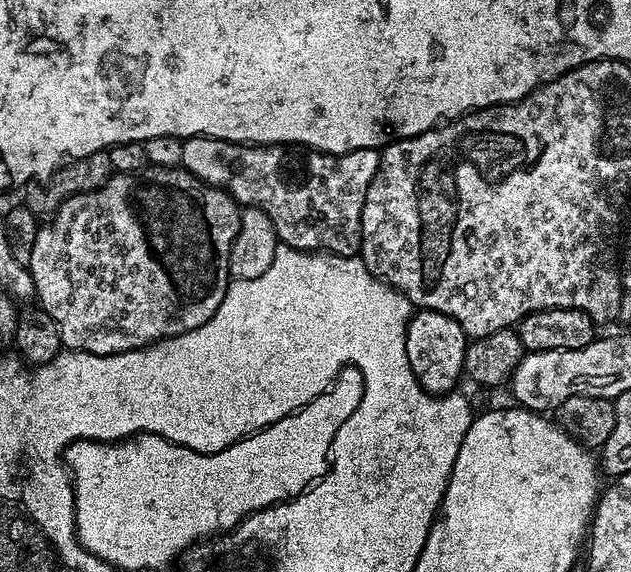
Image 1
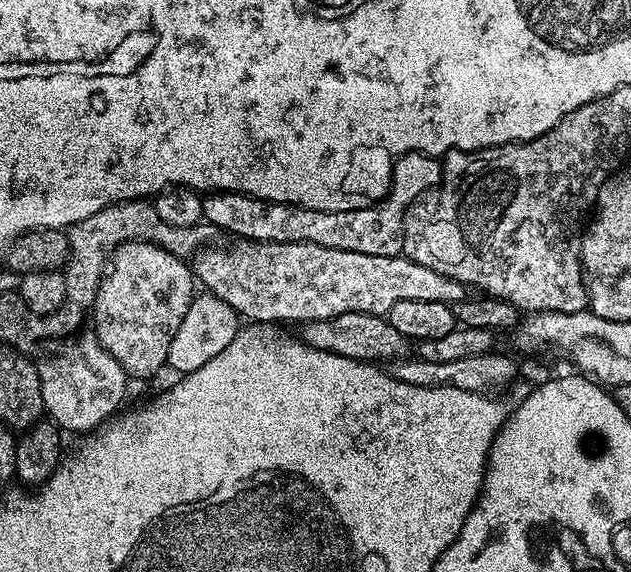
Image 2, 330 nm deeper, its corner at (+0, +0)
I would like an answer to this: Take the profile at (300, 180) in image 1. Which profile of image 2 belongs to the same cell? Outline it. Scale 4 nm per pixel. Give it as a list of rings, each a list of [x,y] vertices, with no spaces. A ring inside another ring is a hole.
[[[407,152],[397,156],[393,164],[396,165],[392,168],[392,185],[388,188],[388,197],[385,200],[377,199],[366,208],[345,212],[323,212],[299,208],[293,204],[259,200],[253,196],[243,196],[240,192],[209,192],[203,197],[204,220],[224,232],[233,232],[231,235],[241,240],[263,240],[265,244],[317,244],[334,250],[350,250],[354,254],[398,256],[404,247],[404,216],[412,204],[440,187],[442,164],[437,157],[427,156],[421,152]]]

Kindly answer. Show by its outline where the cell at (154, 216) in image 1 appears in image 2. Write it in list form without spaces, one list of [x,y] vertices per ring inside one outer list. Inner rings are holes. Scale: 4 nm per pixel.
[[[143,238],[121,242],[111,253],[91,308],[90,325],[96,341],[117,360],[129,377],[152,376],[160,367],[163,369],[167,365],[170,342],[174,334],[178,334],[178,326],[182,326],[182,318],[186,318],[186,310],[194,295],[194,272],[184,264],[187,263],[167,248],[149,244]]]

